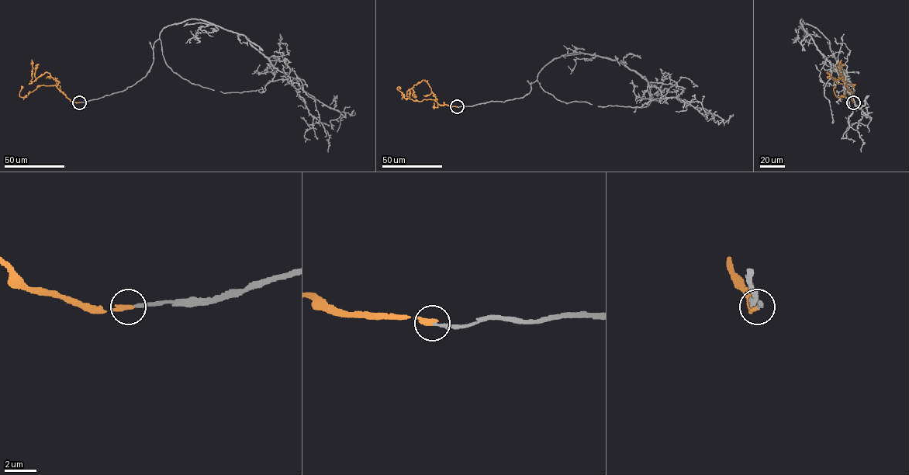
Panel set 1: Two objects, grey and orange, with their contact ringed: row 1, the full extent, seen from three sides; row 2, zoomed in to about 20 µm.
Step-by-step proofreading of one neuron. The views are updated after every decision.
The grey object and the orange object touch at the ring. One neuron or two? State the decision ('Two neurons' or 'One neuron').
One neuron

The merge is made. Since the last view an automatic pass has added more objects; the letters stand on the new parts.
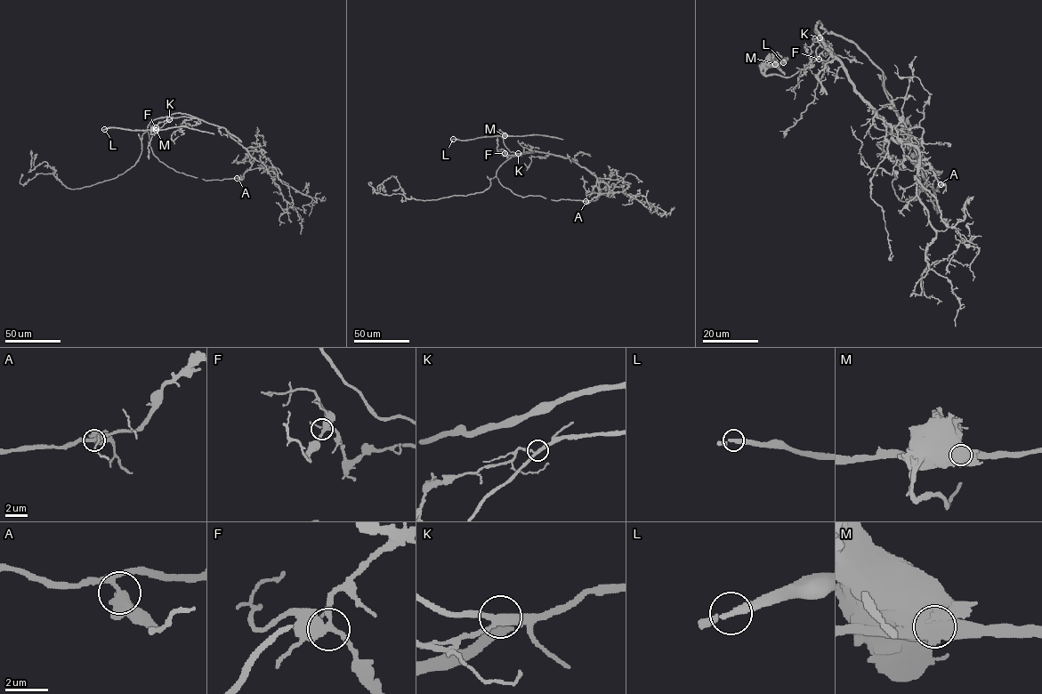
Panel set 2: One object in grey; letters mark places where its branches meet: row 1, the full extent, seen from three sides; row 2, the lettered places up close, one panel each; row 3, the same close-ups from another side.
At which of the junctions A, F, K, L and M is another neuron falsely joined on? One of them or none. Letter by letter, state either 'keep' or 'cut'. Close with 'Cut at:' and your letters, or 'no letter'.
A: keep
F: keep
K: keep
L: keep
M: cut
Cut at: M

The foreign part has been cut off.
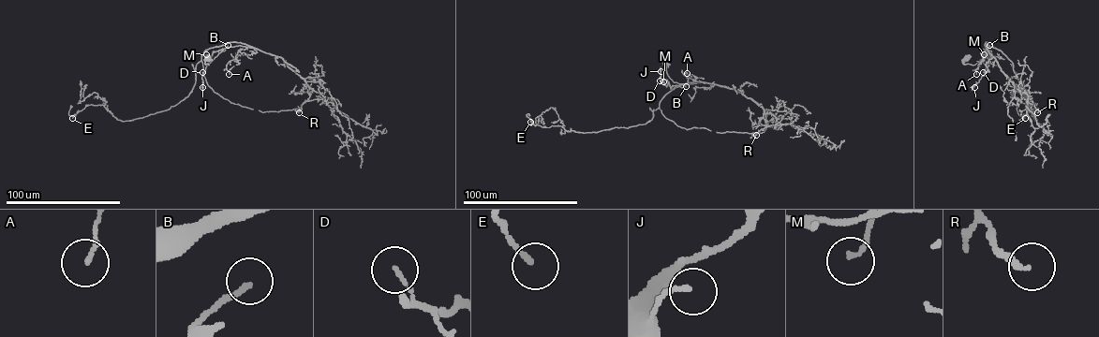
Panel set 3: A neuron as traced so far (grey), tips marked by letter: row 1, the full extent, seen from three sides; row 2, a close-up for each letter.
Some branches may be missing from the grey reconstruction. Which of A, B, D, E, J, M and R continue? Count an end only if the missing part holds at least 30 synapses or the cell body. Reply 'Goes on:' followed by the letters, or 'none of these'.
Goes on: B

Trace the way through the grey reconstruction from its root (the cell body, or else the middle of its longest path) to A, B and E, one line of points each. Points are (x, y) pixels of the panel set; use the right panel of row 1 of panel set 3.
A: (965, 58), (964, 64), (975, 65), (985, 56), (987, 48), (985, 45), (976, 74)
B: (965, 58), (964, 64), (975, 65), (985, 56), (989, 45)
E: (965, 58), (964, 64), (979, 62), (985, 56), (987, 42), (1012, 63), (1035, 121), (1030, 105), (1025, 118)

